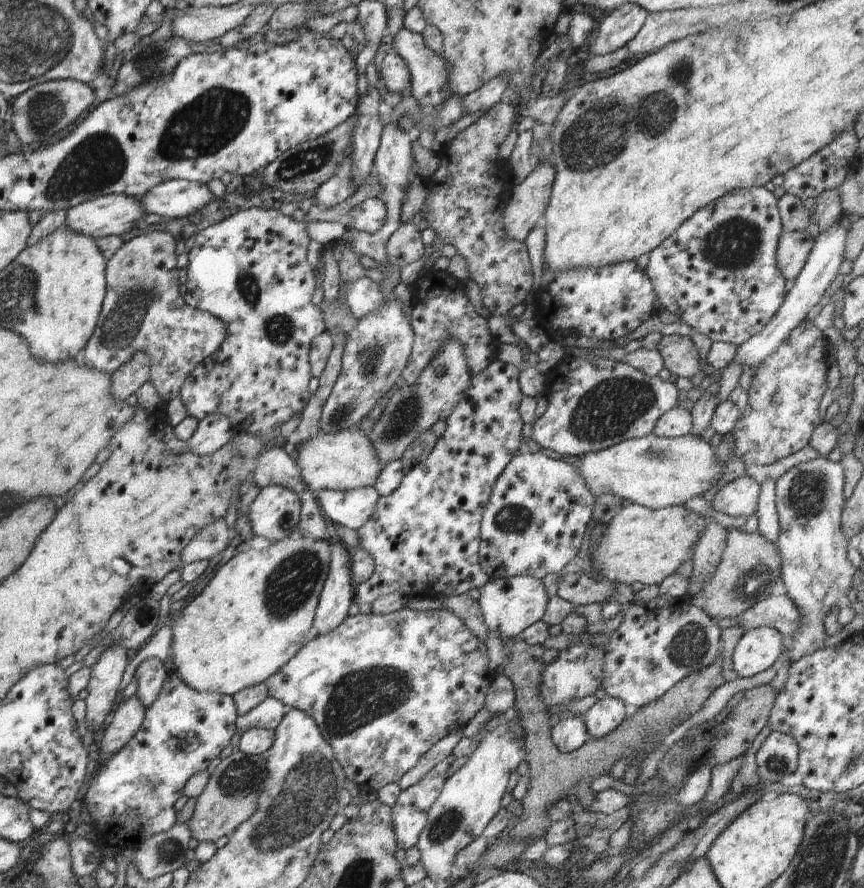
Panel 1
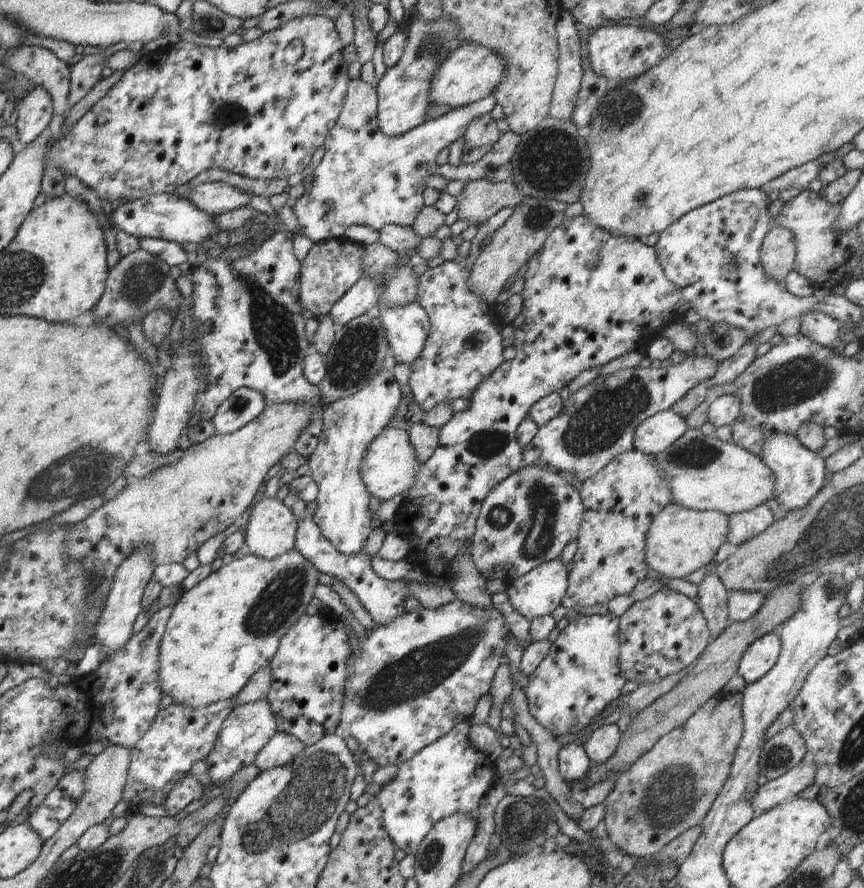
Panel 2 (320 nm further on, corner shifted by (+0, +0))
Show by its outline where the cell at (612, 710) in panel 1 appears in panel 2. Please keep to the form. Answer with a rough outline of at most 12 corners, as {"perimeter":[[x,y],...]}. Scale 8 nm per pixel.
{"perimeter":[[616,725],[594,731],[583,744],[592,765],[610,760],[619,745]]}

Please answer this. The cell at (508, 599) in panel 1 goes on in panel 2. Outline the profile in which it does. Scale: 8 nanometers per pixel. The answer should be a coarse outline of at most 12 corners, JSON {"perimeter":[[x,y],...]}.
{"perimeter":[[552,559],[507,583],[529,621],[561,605],[568,567]]}

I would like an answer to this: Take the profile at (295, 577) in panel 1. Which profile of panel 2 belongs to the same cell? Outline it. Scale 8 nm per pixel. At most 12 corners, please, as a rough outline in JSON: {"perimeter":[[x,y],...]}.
{"perimeter":[[296,549],[222,565],[173,606],[161,691],[232,700],[306,613]]}

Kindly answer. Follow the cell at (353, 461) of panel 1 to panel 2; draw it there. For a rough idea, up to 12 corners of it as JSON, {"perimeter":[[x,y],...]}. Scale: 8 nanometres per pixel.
{"perimeter":[[385,428],[361,466],[381,501],[406,495],[419,466],[407,430]]}

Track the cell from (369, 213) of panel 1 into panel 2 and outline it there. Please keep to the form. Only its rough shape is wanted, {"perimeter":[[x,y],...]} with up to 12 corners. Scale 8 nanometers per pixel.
{"perimeter":[[387,224],[382,244],[400,257],[418,253],[420,238],[412,227]]}

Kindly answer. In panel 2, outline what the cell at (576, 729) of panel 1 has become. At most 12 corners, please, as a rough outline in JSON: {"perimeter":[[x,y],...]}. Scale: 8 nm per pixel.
{"perimeter":[[584,747],[559,750],[560,776],[574,787],[586,779],[591,760]]}

